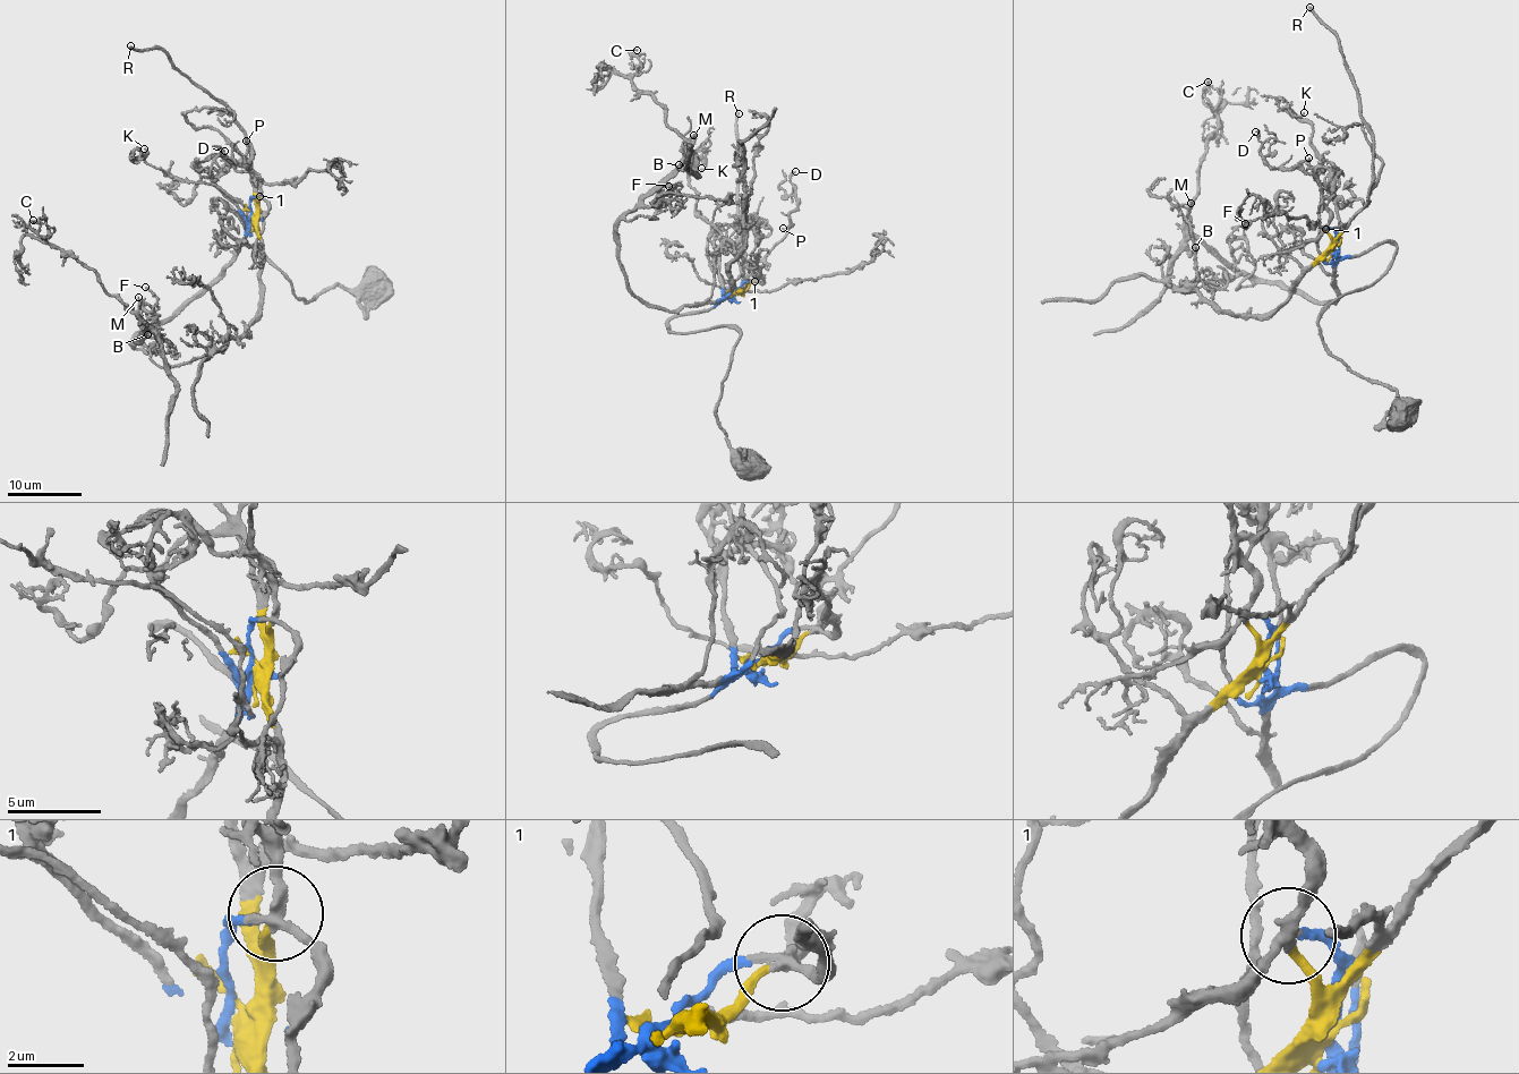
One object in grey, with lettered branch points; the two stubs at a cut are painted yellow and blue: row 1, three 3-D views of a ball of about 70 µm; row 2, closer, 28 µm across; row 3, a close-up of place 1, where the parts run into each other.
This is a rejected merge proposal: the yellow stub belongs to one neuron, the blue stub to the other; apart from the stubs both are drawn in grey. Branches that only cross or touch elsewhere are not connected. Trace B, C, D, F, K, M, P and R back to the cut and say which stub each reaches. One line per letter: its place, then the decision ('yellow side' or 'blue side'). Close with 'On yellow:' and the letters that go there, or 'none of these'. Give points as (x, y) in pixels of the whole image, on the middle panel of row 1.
B: at (679, 164); blue side
C: at (637, 50); blue side
D: at (795, 171); yellow side
F: at (668, 186); blue side
K: at (701, 168); blue side
M: at (693, 135); blue side
P: at (783, 228); yellow side
R: at (739, 113); yellow side
On yellow: D, P, R

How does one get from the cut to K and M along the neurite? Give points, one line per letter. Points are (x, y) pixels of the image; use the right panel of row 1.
K: (1334, 247), (1334, 258), (1327, 262), (1317, 248), (1321, 162), (1314, 150), (1311, 124), (1291, 114), (1304, 113)
M: (1334, 247), (1334, 280), (1340, 298), (1324, 303), (1232, 266), (1195, 235), (1186, 222), (1191, 202)

